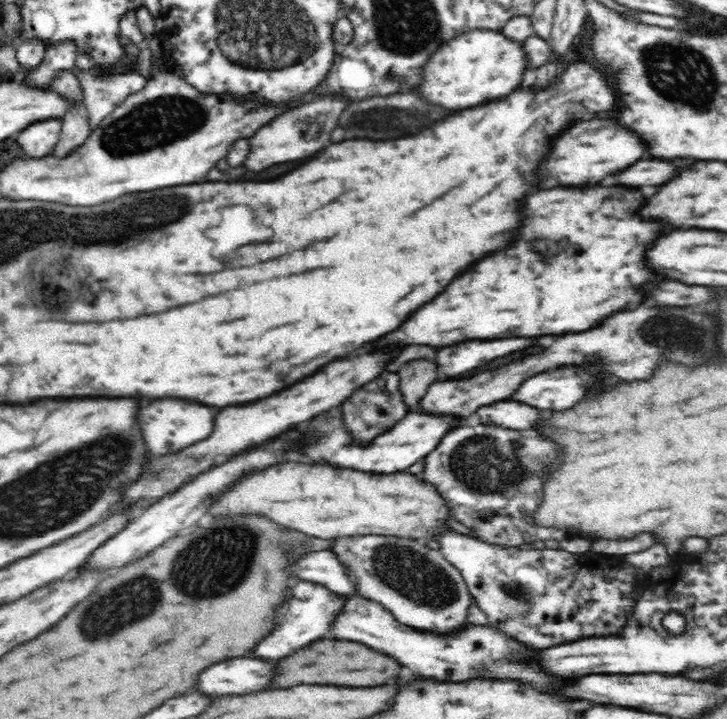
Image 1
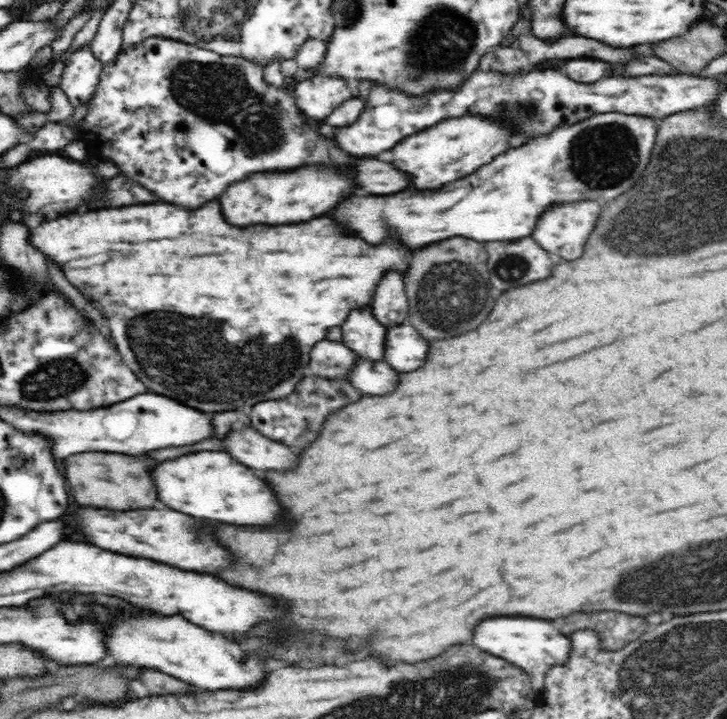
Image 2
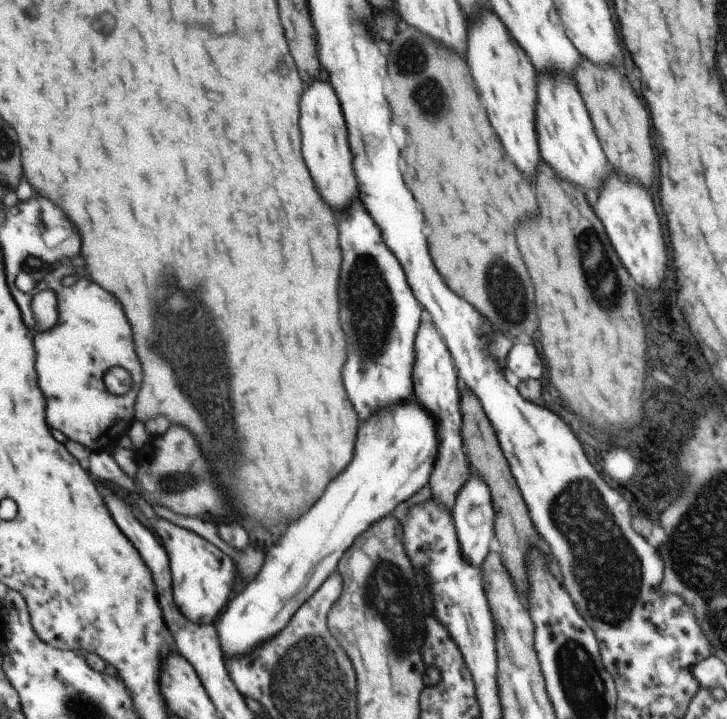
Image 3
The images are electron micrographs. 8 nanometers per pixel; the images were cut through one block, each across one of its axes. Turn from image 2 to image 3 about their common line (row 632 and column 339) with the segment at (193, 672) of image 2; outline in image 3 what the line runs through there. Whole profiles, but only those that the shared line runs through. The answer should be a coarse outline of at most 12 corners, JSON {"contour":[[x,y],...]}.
{"contour":[[303,96],[303,152],[331,210],[358,198],[339,101]]}

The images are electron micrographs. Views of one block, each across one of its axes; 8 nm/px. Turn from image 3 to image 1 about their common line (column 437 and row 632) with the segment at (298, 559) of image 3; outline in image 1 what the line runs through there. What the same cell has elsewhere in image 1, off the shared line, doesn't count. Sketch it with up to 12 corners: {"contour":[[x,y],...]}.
{"contour":[[338,537],[357,594],[435,634],[468,628],[469,588],[412,537]]}

